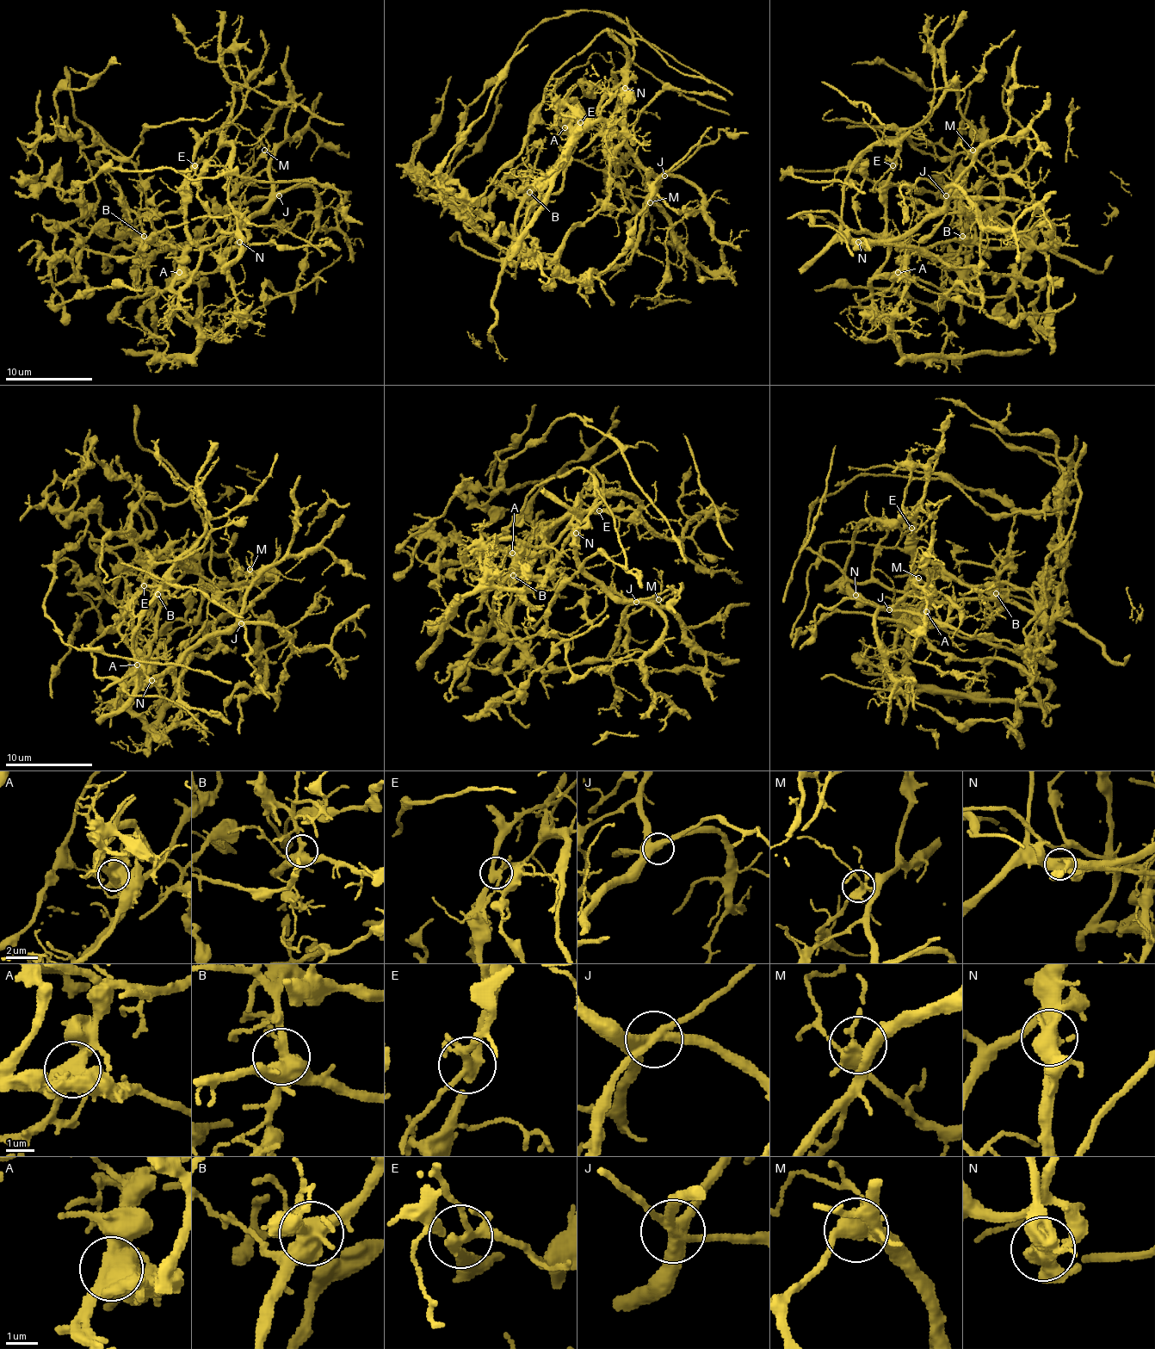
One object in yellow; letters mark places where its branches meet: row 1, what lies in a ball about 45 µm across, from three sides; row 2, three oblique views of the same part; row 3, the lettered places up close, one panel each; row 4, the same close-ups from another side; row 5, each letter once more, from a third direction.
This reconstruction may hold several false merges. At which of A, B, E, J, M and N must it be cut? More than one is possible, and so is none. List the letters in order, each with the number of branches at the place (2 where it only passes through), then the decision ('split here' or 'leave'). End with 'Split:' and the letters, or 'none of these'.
A: 3 | split here
B: 5 | leave
E: 5 | split here
J: 5 | split here
M: 5 | leave
N: 2 | split here
Split: A, E, J, N

